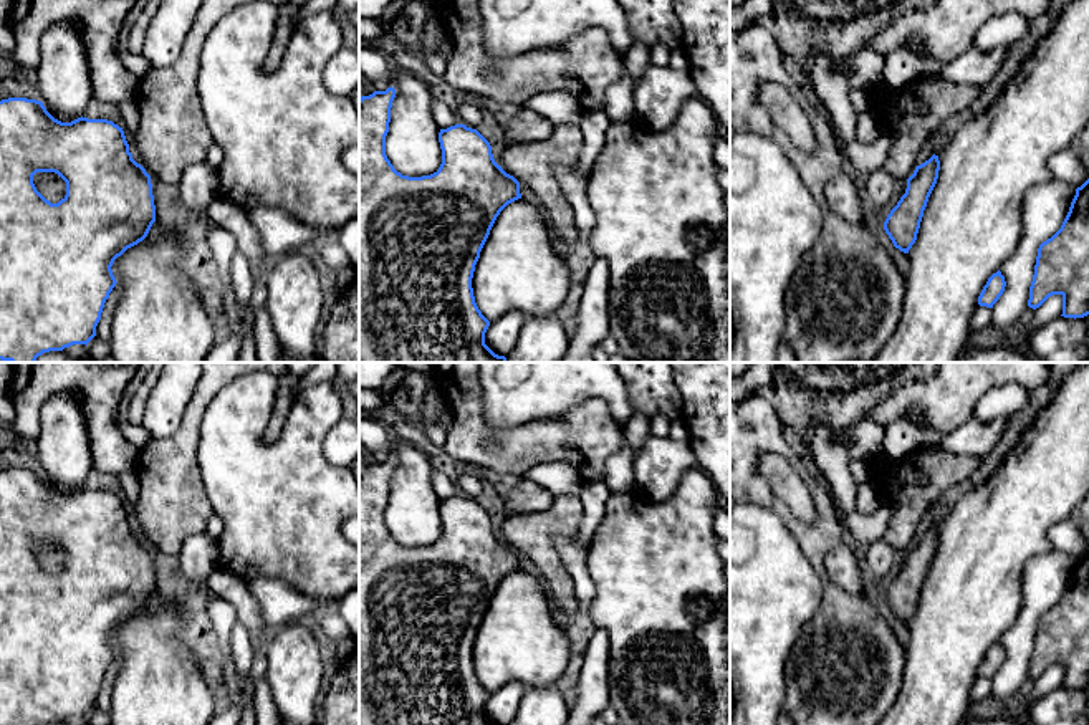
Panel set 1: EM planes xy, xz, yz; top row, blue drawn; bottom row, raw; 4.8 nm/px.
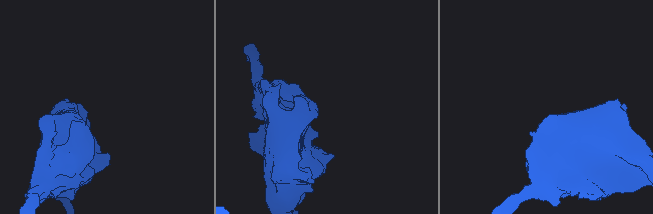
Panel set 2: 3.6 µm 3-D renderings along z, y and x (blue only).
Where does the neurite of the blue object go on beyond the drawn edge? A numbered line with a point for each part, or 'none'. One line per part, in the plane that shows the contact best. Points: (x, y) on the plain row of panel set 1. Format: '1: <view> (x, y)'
1: xz (533, 535)

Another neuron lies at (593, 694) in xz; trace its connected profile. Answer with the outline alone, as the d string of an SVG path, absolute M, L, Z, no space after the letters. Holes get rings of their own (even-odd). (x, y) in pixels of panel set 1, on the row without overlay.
M597 629L584 652L584 664L576 689L576 703L564 725L592 725L611 703L609 689L611 642L606 631Z

